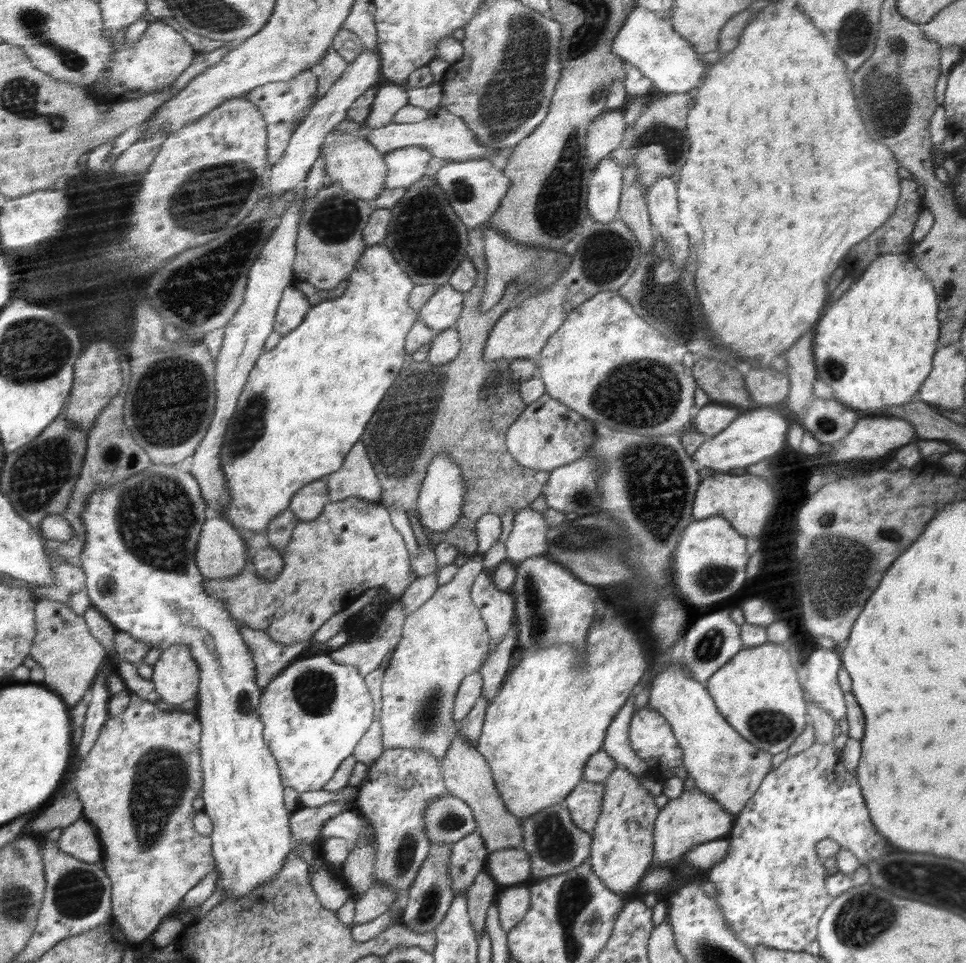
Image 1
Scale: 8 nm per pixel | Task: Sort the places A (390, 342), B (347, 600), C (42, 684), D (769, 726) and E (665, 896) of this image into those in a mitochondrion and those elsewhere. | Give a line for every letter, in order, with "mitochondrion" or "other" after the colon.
A: other
B: other
C: other
D: mitochondrion
E: other

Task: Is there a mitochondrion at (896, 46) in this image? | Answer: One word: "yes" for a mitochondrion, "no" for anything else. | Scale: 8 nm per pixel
yes

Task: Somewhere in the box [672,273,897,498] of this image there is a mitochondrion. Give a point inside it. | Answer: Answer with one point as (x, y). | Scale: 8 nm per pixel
(835, 367)

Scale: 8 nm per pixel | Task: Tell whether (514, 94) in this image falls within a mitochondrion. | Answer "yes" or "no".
yes

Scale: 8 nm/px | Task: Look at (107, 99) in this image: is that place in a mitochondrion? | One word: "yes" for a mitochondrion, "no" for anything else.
no

